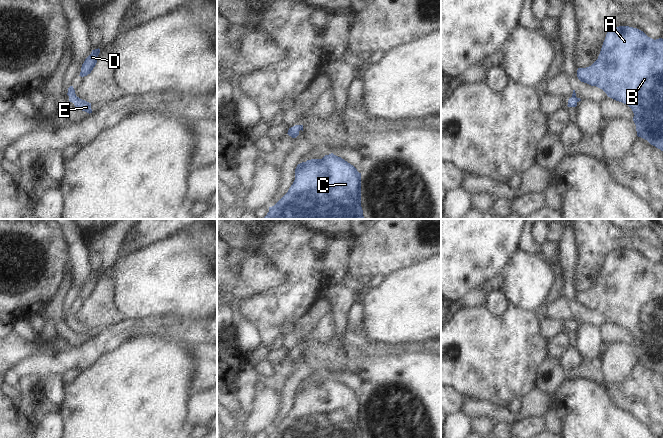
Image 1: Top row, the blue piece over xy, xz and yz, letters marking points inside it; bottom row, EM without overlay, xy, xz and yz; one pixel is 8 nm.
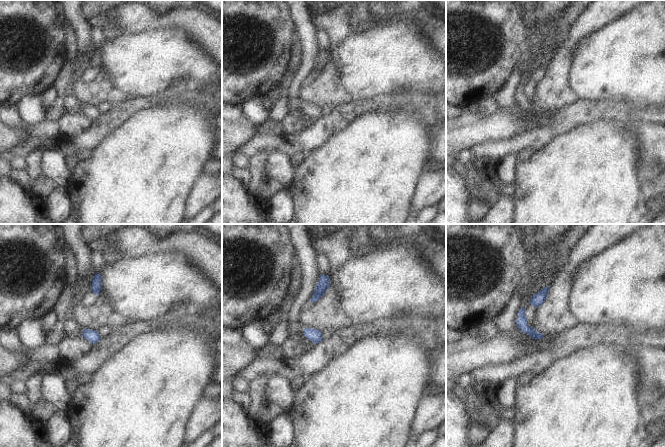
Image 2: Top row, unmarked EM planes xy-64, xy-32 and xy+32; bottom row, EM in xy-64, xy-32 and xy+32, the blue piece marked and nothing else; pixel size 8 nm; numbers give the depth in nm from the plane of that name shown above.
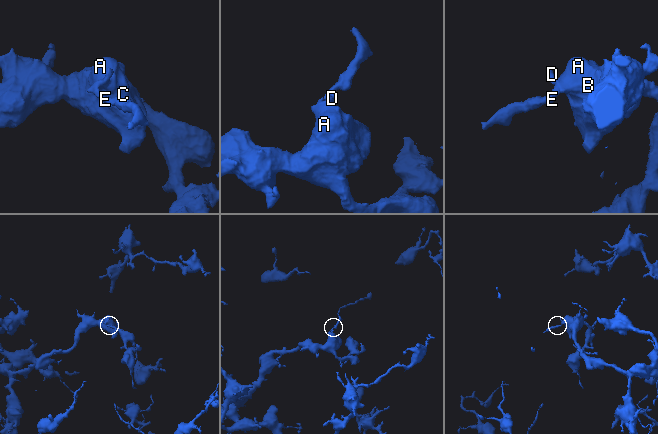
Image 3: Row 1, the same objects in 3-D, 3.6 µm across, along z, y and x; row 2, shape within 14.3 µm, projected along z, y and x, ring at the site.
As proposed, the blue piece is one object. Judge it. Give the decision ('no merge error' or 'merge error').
no merge error

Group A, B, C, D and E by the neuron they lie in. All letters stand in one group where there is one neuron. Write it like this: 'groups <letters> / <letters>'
groups A B C D E

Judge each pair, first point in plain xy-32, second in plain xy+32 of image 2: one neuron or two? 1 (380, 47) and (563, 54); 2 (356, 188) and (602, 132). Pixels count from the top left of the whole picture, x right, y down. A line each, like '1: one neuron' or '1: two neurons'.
1: two neurons
2: one neuron

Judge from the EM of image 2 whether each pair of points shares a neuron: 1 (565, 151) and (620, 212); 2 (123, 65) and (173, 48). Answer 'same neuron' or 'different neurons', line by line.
1: same neuron
2: same neuron

